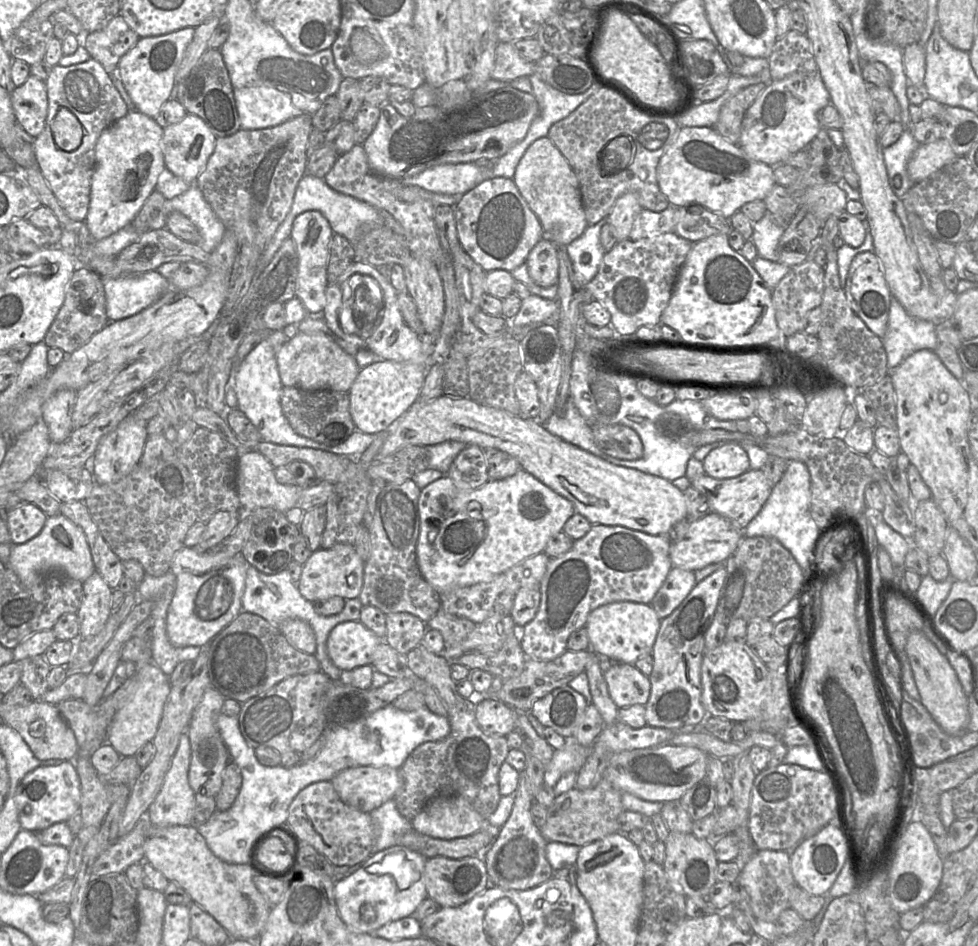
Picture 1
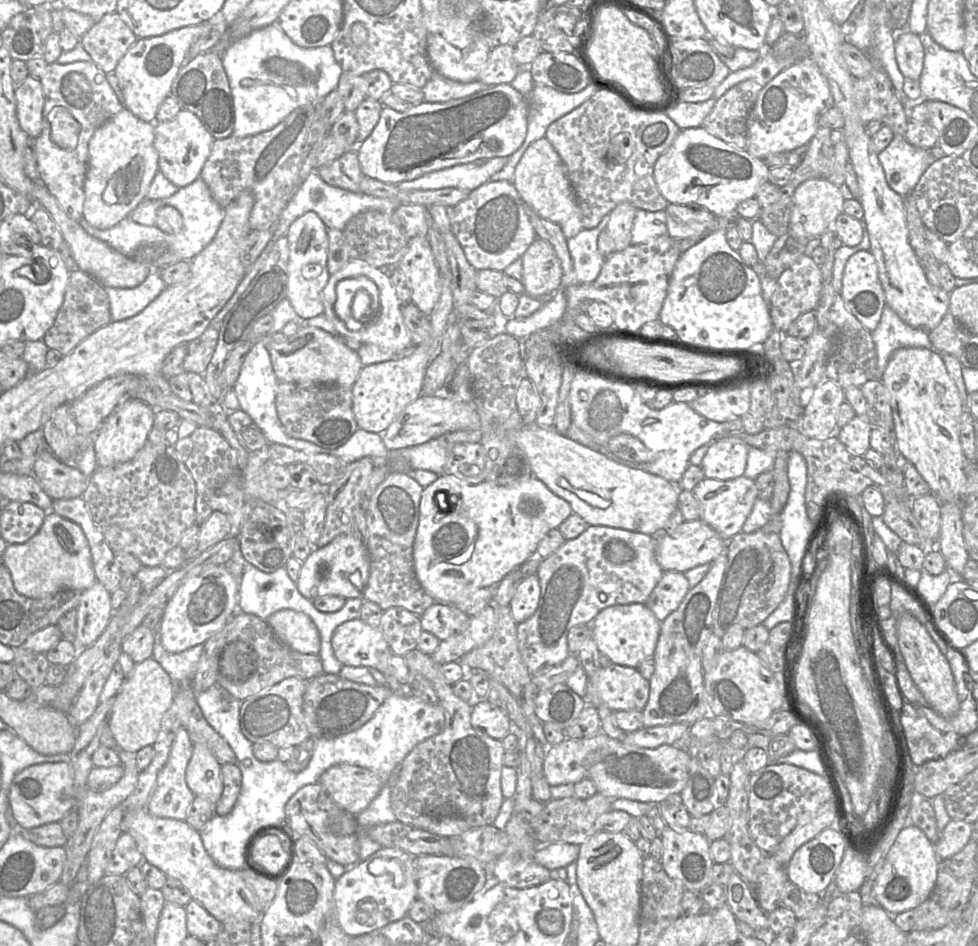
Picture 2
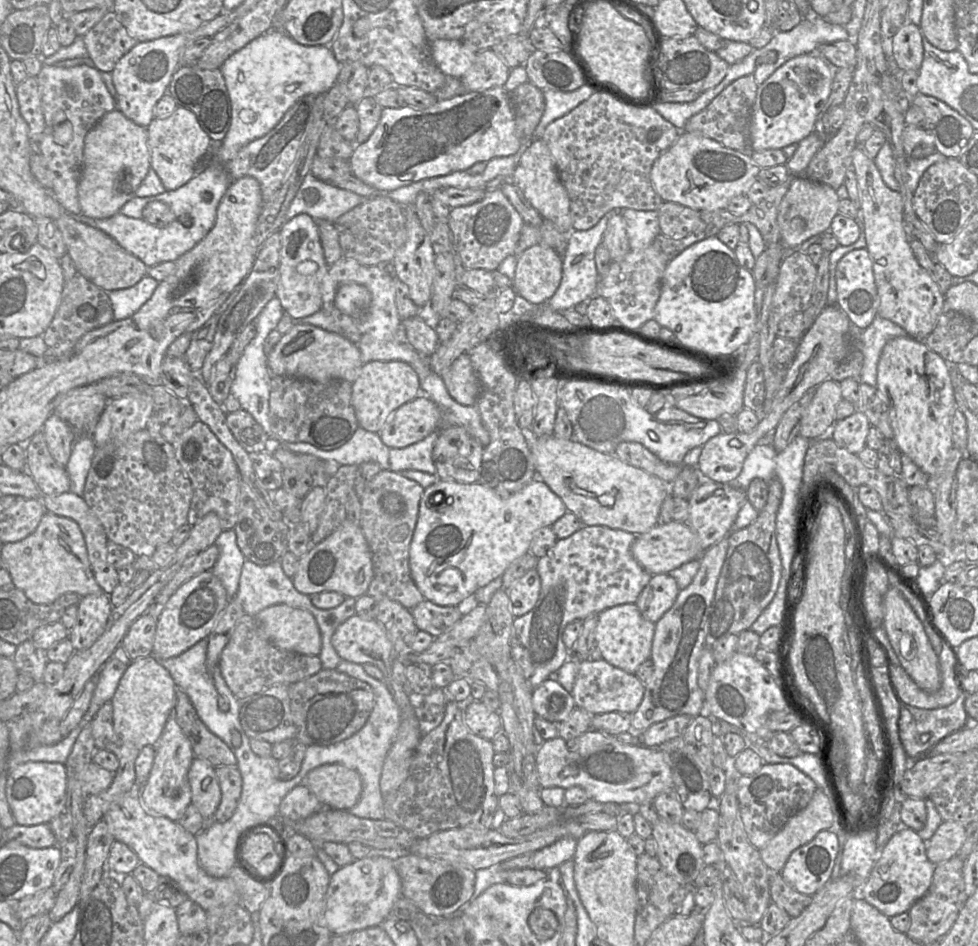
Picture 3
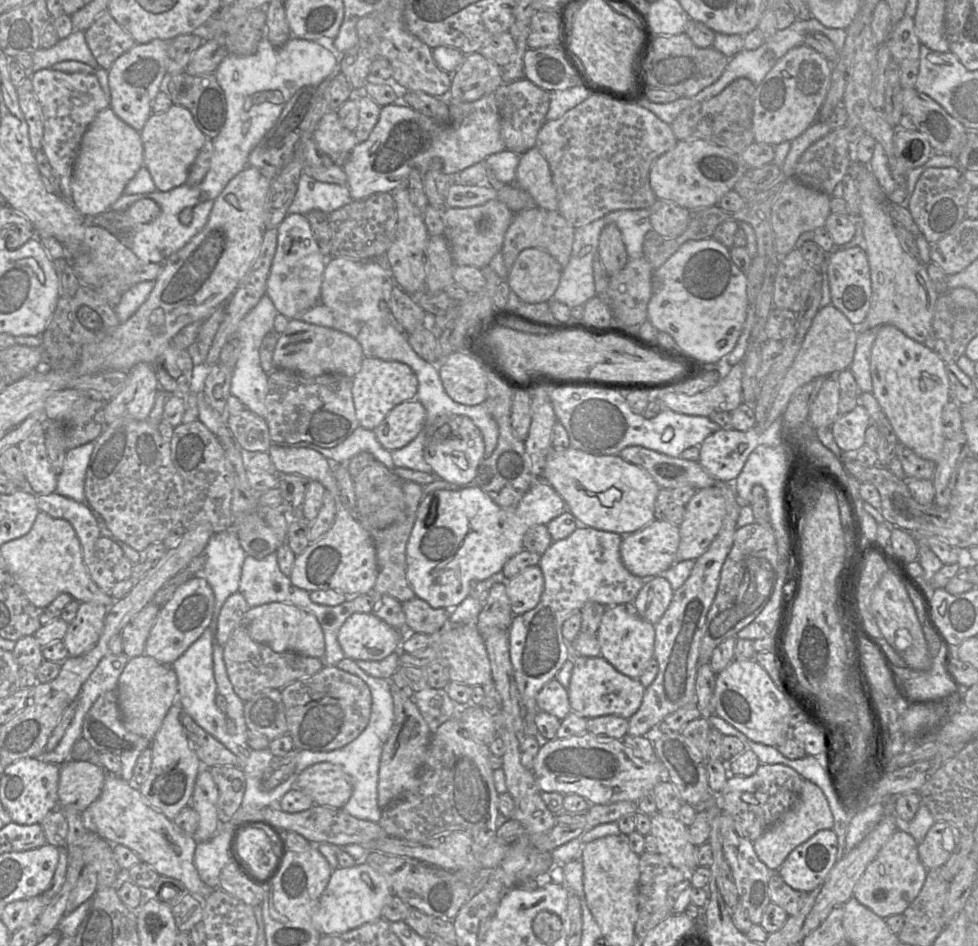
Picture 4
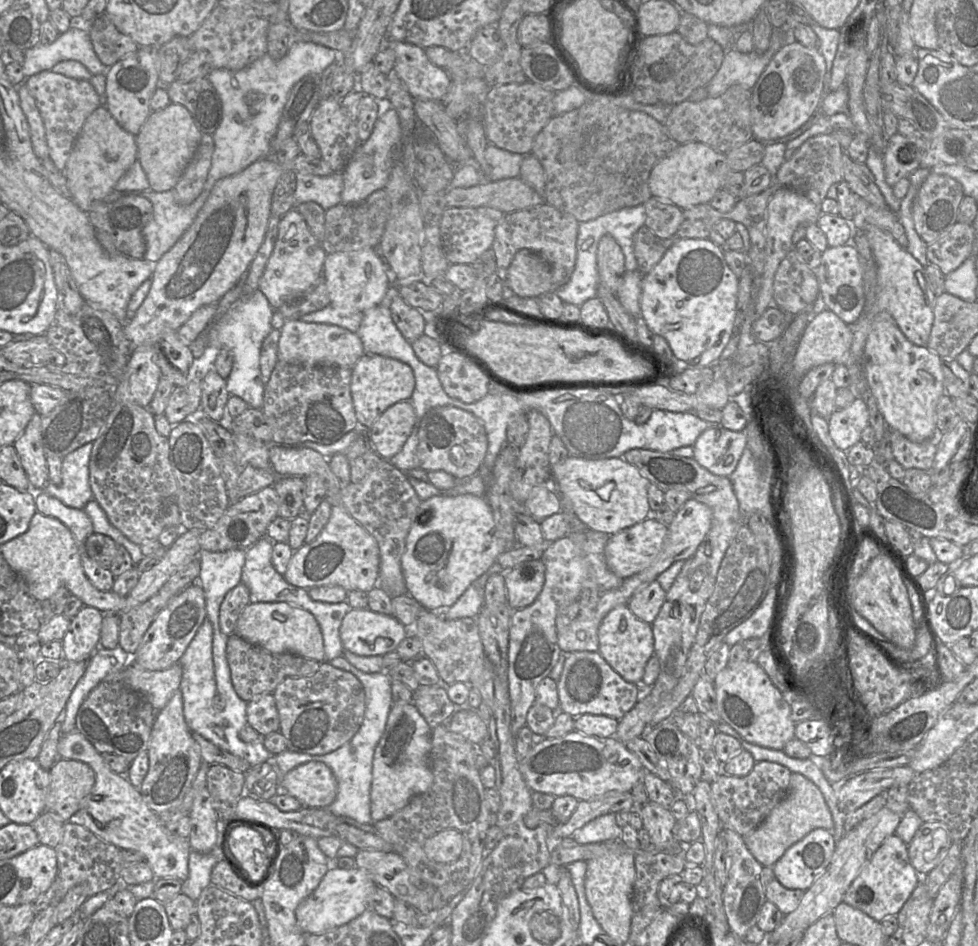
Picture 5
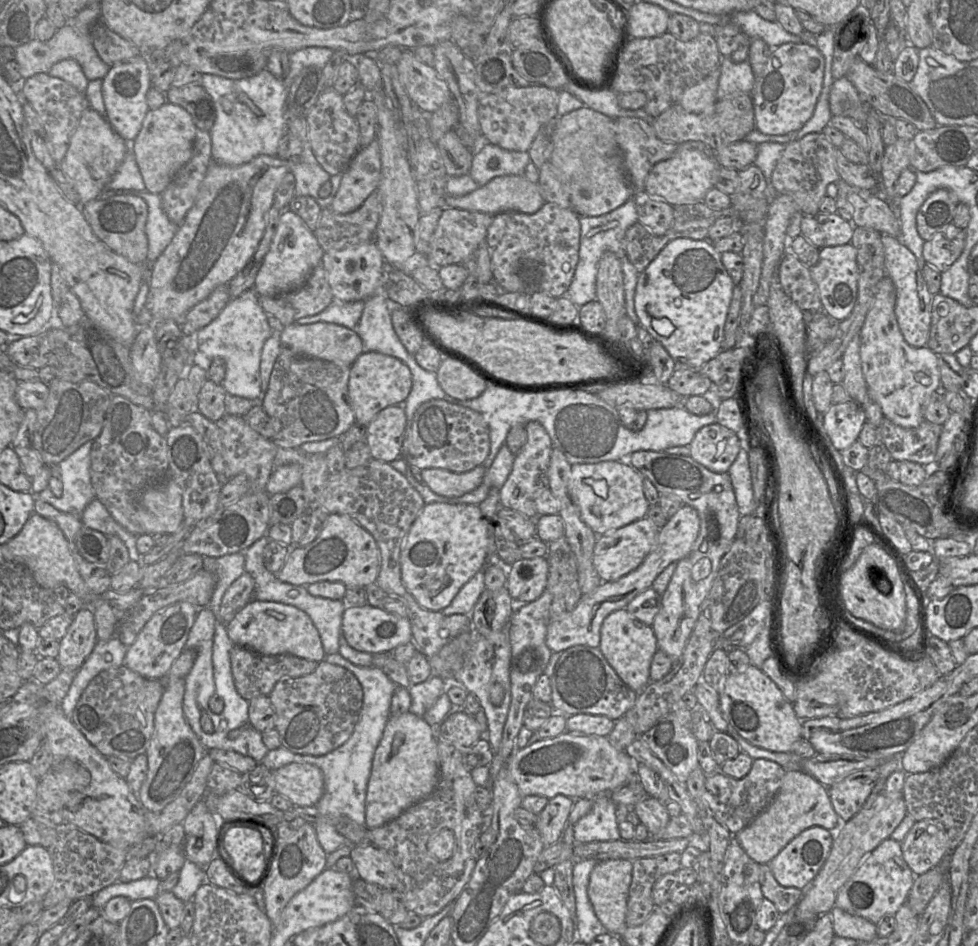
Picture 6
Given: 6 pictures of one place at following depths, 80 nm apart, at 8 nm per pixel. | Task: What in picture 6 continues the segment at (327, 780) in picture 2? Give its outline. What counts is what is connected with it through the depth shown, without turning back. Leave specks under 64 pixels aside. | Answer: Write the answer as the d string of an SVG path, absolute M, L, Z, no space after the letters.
M290 763L272 771L275 794L289 799L295 807L313 807L325 792L324 775L309 763Z

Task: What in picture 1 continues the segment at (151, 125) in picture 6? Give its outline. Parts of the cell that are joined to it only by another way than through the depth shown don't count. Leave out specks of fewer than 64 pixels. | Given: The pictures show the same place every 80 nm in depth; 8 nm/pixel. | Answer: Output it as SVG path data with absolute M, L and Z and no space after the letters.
M188 113L179 123L163 129L162 147L166 168L188 184L193 184L212 155L216 140L217 137L202 118Z

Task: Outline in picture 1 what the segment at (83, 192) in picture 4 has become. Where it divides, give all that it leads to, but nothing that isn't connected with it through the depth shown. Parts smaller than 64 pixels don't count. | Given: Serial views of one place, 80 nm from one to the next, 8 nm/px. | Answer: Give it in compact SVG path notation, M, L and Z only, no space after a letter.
M138 110L129 112L103 131L96 143L96 166L91 181L85 223L94 240L102 240L131 225L165 169L163 129Z

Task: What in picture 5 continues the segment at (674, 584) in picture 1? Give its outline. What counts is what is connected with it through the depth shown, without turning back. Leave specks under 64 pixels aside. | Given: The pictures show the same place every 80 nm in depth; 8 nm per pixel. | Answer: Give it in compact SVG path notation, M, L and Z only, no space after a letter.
M653 582L640 588L629 600L628 607L640 620L652 624L666 598L666 591L660 584Z

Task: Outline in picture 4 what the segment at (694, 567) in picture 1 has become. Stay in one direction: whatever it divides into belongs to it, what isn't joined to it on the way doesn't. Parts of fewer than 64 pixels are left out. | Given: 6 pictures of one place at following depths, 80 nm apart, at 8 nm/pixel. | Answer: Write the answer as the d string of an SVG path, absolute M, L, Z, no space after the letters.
M654 519L642 529L623 536L620 555L626 569L643 579L660 575L676 563L676 553L680 543L679 525L665 520Z

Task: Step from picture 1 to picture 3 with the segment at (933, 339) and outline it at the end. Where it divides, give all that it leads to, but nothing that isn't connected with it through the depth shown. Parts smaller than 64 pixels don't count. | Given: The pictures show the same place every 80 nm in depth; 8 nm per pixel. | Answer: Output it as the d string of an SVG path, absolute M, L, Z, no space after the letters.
M877 315L862 333L864 360L859 383L876 386L877 366L882 349L891 339L906 336L909 335L902 327Z

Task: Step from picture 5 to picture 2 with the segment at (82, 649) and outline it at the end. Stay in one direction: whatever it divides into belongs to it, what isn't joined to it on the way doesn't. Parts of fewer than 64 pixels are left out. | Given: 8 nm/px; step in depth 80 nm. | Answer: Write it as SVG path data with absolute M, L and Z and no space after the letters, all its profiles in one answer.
M97 581L82 591L76 611L76 635L73 642L78 648L87 648L100 637L113 614L111 593Z

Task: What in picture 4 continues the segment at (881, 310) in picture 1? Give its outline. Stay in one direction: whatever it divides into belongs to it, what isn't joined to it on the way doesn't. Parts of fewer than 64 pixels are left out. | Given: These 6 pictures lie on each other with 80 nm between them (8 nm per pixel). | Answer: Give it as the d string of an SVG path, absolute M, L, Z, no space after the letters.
M852 247L826 254L826 274L832 305L839 309L853 325L864 322L871 306L872 283L865 250Z

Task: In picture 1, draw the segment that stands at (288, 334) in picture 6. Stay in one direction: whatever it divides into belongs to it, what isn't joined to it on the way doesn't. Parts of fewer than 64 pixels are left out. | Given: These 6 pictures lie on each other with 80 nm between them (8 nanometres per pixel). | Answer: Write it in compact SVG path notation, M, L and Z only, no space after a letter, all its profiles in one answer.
M298 332L278 350L276 358L283 386L309 391L327 389L349 392L361 369L354 356L324 333Z

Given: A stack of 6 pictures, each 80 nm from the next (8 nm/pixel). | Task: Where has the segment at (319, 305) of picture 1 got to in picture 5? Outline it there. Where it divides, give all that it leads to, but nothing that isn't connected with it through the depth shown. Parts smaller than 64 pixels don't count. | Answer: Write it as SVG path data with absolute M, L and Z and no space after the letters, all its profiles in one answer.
M292 208L280 218L277 240L259 281L259 290L275 310L305 296L322 279L326 256L326 251L311 233L303 216Z

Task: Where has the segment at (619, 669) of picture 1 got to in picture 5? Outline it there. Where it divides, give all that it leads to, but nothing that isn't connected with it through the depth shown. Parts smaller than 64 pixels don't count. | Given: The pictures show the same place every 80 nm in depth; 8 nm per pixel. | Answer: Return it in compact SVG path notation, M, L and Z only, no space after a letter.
M598 651L565 653L563 670L556 683L560 703L558 712L566 712L573 717L592 714L620 720L642 696L641 684L626 681Z

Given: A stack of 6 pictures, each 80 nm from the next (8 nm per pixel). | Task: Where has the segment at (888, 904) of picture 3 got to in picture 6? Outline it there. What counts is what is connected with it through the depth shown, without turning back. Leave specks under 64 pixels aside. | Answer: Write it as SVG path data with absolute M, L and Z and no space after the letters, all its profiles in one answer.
M887 838L866 856L855 873L839 889L835 907L878 925L885 916L895 916L907 901L915 877L903 857L901 842Z

